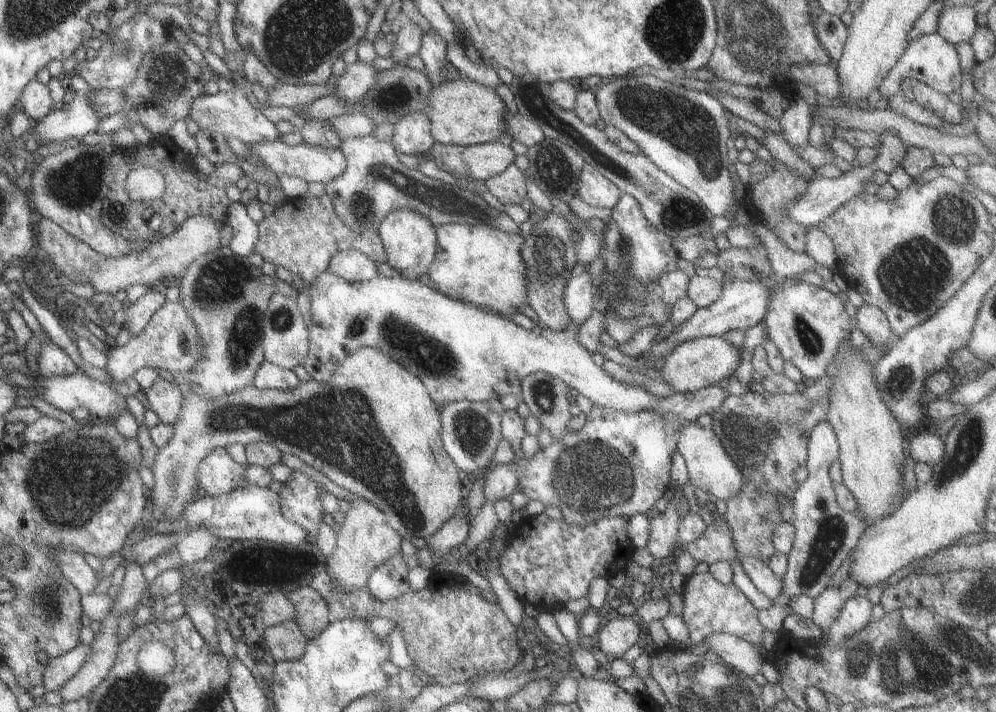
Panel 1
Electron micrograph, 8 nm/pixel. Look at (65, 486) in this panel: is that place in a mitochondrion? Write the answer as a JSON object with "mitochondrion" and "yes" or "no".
{"mitochondrion":"yes"}

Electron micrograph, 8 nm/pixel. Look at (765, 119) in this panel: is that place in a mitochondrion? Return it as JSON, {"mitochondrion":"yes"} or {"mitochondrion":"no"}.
{"mitochondrion":"no"}

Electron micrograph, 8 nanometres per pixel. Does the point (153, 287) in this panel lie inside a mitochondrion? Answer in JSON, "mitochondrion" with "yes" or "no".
{"mitochondrion":"no"}

